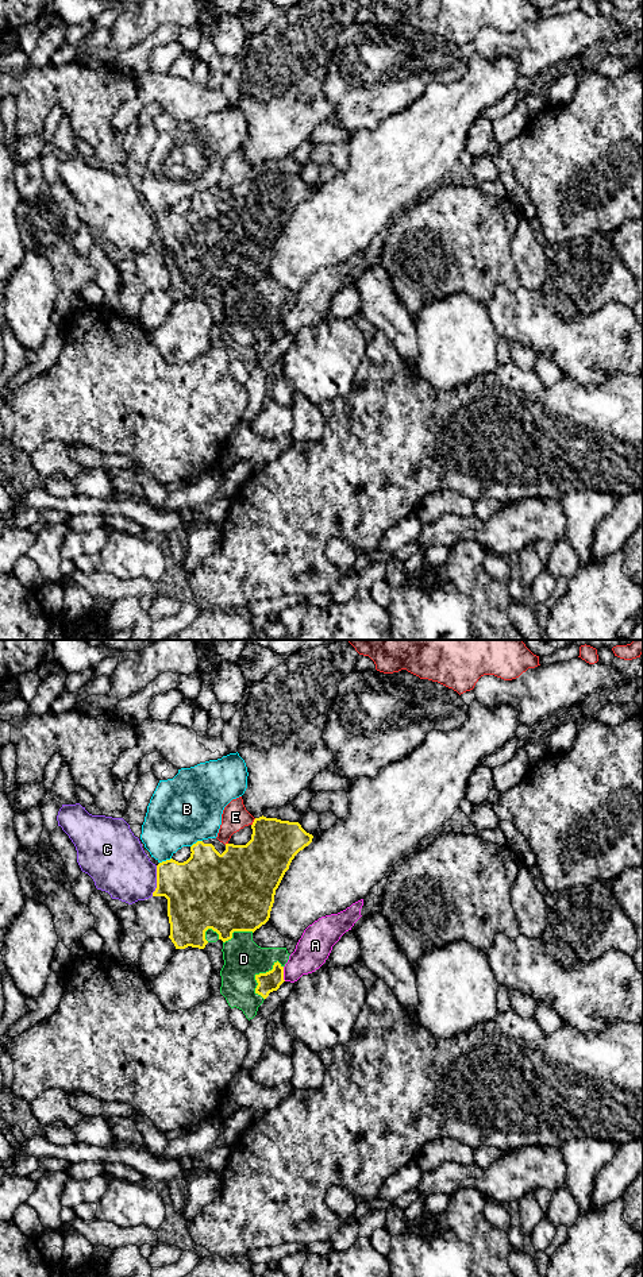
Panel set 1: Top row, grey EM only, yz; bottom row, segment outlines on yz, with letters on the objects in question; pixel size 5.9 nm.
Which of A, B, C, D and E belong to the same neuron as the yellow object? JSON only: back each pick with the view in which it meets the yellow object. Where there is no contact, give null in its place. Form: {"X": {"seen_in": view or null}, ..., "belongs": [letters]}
{"belongs": []}

